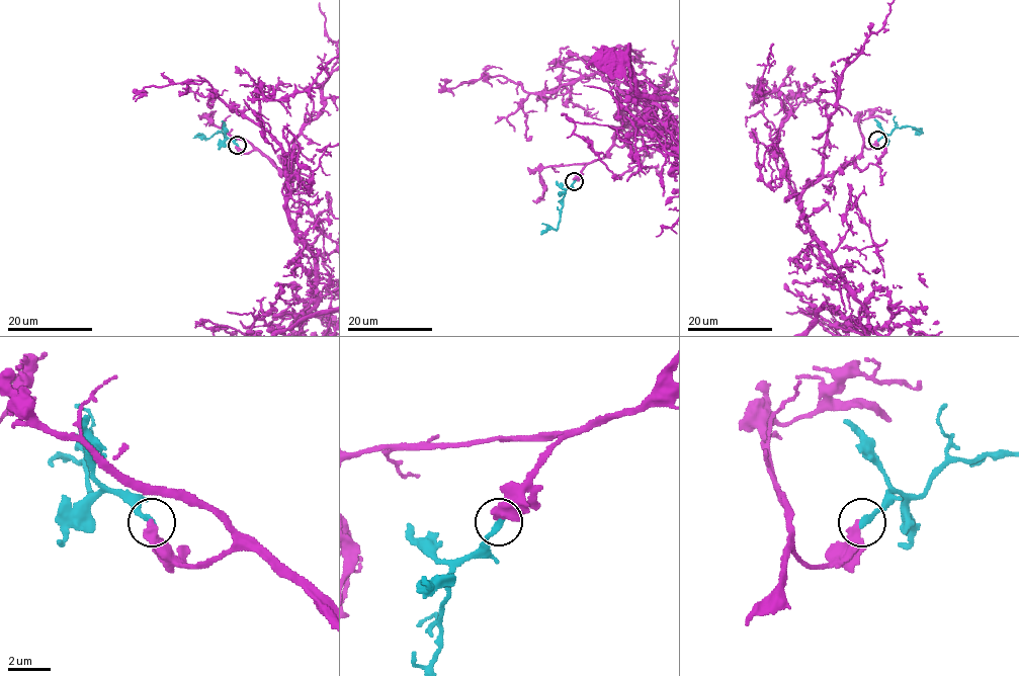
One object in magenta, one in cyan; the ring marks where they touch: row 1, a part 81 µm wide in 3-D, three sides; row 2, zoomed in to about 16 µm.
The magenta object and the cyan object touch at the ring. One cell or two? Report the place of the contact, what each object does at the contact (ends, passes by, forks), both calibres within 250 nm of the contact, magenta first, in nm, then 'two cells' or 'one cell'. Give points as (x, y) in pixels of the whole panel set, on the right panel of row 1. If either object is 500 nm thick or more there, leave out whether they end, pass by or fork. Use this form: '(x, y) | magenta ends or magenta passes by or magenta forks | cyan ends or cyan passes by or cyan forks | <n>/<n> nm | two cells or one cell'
(877, 140) | magenta ends | cyan ends | 440/280 nm | one cell

